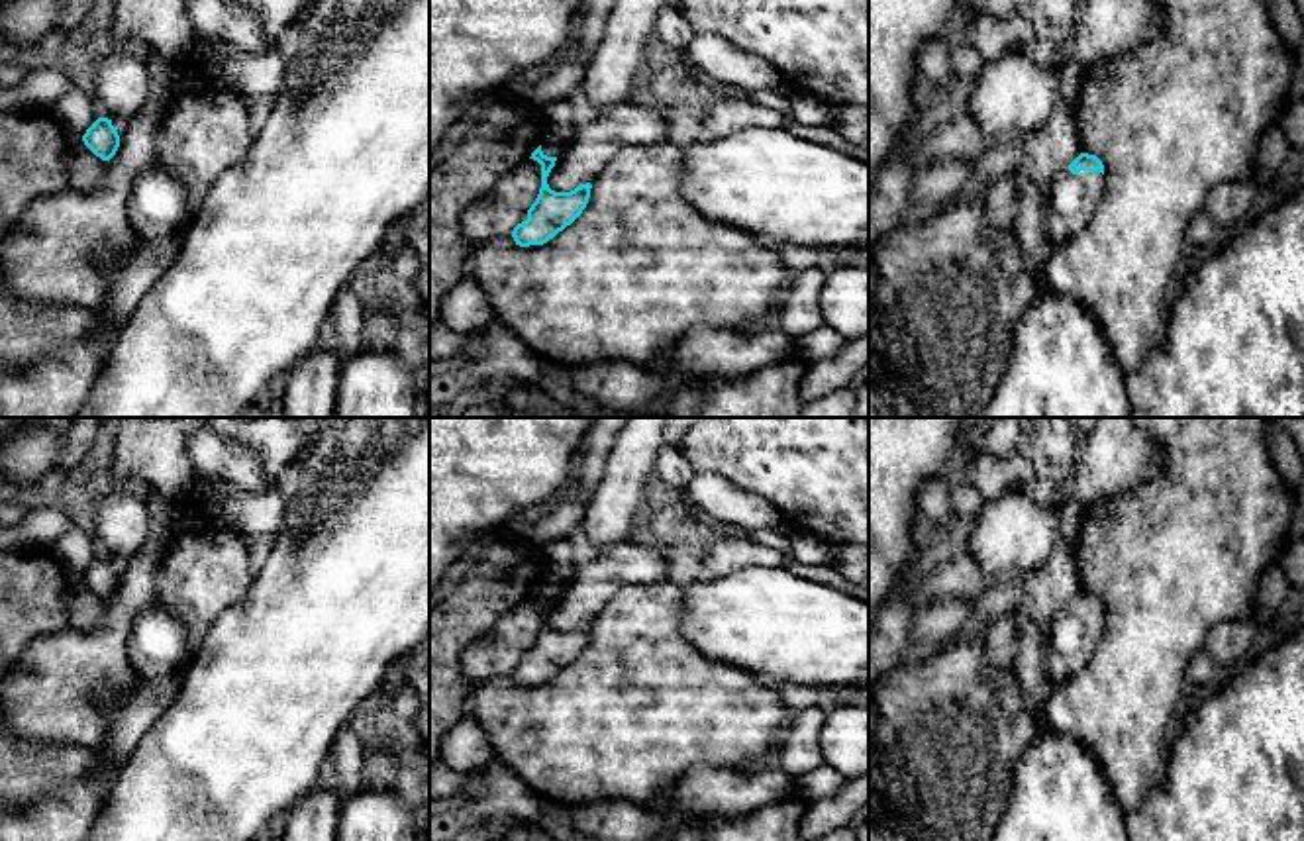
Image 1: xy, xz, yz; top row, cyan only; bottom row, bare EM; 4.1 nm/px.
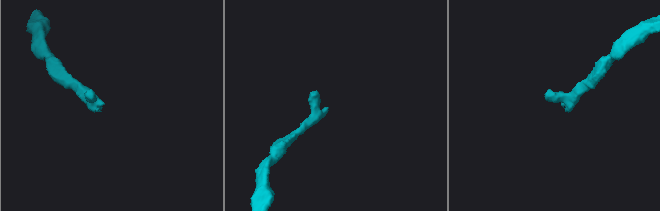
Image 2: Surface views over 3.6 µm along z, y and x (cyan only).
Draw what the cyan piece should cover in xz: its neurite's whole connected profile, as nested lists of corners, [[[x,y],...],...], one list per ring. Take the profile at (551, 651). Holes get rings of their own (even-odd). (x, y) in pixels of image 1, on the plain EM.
[[[541,584],[531,592],[533,600],[541,604],[541,627],[527,649],[527,659],[518,663],[512,670],[516,684],[543,684],[559,670],[571,665],[586,647],[592,623],[580,623],[571,631],[555,631],[547,623],[547,616],[555,606],[557,596],[547,596]]]

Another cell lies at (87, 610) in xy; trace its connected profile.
[[[69,580],[69,623],[75,629],[90,631],[94,629],[106,616],[108,600],[96,596],[82,580]]]

